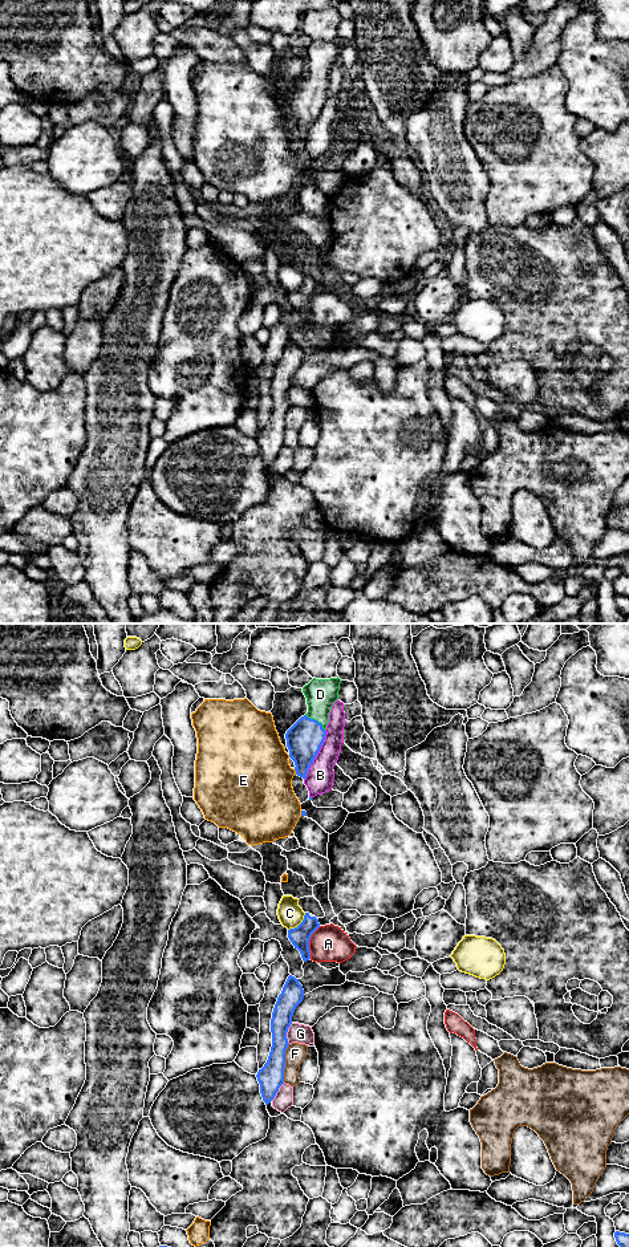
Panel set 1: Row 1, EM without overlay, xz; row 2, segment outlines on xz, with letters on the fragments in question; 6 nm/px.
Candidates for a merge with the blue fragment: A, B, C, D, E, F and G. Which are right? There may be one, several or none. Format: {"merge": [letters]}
{"merge": ["D"]}

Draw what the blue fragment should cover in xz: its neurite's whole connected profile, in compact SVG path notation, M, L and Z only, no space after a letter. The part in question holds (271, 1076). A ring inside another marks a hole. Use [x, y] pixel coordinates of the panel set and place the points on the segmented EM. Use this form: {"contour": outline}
{"contour": "M289 975L272 1012L271 1052L267 1063L256 1075L260 1084L260 1093L265 1105L275 1098L279 1088L284 1084L285 1051L289 1045L287 1032L292 1024L293 1012L303 1002L303 998L303 986L299 983L299 979Z"}

